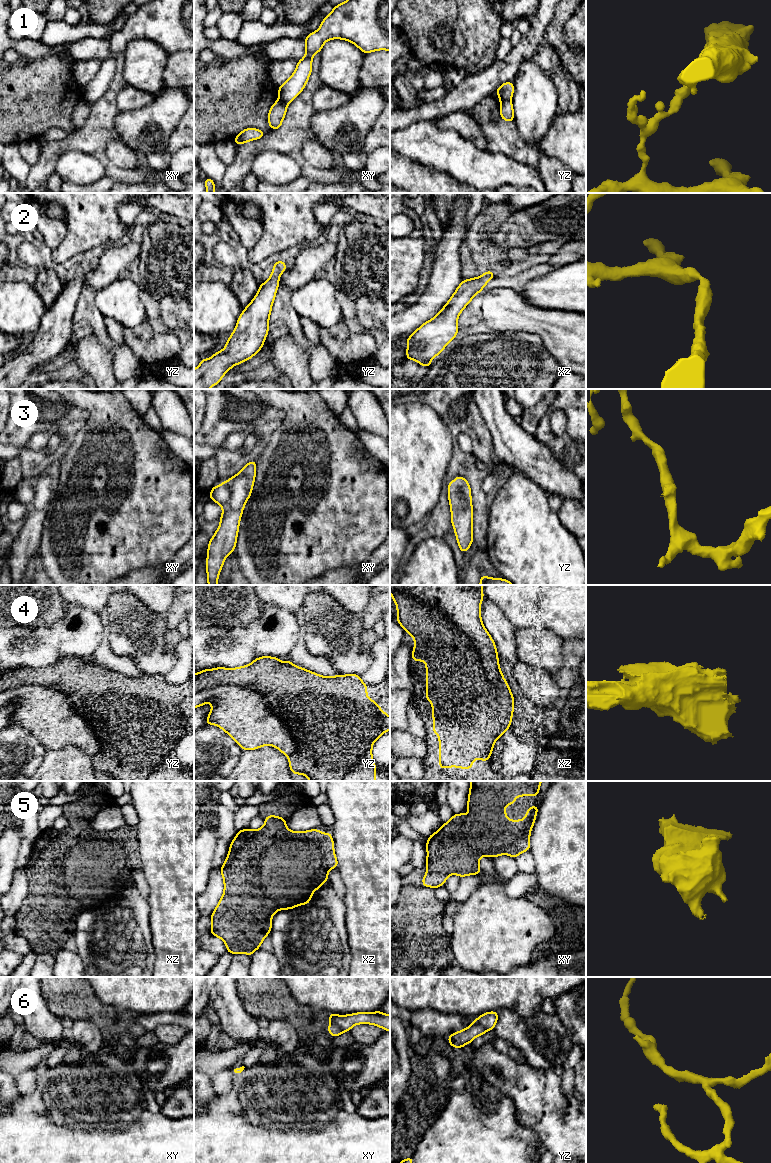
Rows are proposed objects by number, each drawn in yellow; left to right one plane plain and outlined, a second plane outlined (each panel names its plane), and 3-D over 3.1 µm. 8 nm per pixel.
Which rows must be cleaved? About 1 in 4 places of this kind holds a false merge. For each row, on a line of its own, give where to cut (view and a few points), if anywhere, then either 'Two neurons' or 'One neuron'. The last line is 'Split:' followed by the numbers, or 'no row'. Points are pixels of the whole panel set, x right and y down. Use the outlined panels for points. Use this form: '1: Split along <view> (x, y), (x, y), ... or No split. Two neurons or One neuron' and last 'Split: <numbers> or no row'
1: Split along yz (510, 99), (500, 101). Two neurons
2: No split. One neuron
3: No split. One neuron
4: Split along xz (391, 593), (446, 616), (474, 644), (486, 677), (499, 681). Two neurons
5: No split. One neuron
6: Split along xy (330, 1023), (338, 1026), (343, 1031). Two neurons
Split: 1, 4, 6

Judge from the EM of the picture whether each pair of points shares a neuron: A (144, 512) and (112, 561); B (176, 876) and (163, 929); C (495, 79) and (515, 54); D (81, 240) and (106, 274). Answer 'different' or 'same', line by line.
A: same
B: same
C: same
D: different

